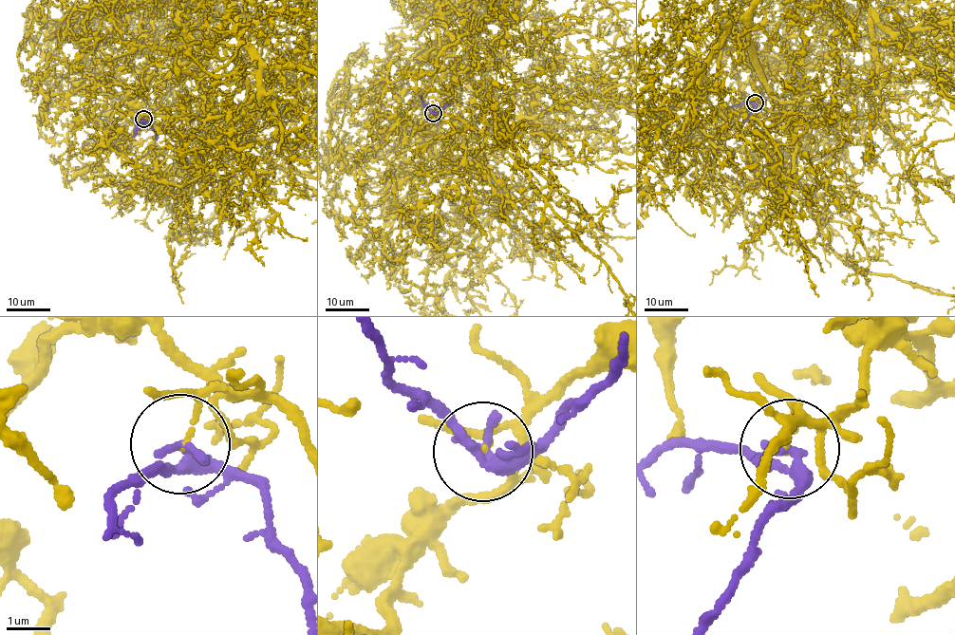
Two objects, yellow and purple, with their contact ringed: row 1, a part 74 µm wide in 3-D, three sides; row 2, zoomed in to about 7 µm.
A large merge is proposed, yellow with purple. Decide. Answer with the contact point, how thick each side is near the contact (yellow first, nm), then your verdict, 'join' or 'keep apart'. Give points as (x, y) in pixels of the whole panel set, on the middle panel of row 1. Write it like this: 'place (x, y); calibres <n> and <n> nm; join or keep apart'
place (433, 113); calibres 100 and 240 nm; keep apart

